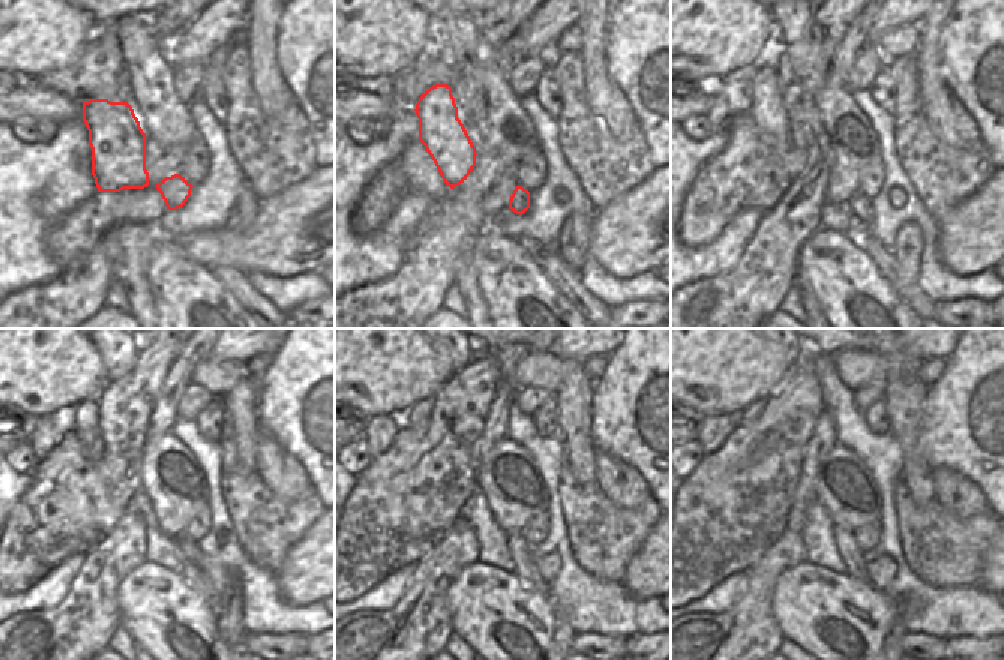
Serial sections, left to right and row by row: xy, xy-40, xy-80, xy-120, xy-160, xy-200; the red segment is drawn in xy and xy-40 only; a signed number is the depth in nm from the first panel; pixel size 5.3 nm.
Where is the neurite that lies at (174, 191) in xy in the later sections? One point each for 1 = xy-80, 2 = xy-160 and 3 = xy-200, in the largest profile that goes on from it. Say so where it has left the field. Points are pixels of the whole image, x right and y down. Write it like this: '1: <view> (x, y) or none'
1: xy-80 (860, 207)
2: xy-160 (548, 566)
3: xy-200 (881, 572)

